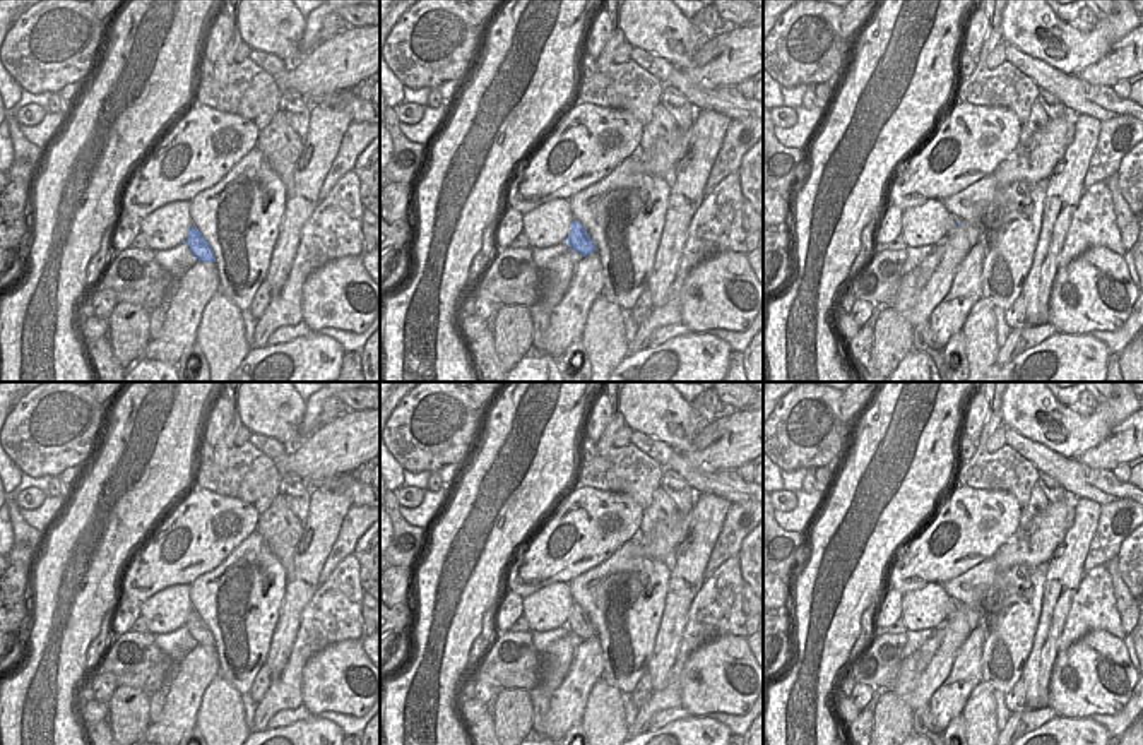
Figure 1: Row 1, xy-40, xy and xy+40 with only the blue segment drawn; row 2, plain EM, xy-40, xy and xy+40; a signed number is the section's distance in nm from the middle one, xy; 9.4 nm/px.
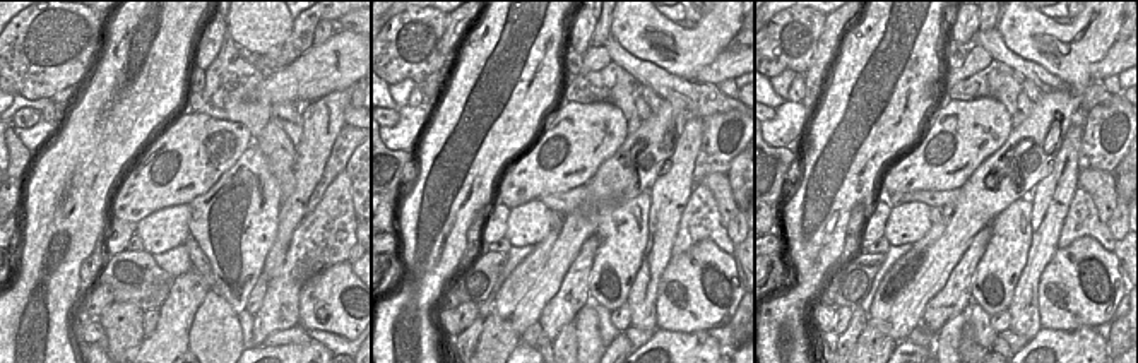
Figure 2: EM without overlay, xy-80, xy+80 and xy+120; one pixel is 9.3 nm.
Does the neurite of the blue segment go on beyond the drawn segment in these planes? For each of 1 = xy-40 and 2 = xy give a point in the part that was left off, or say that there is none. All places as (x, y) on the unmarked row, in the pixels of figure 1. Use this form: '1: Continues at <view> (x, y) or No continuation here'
1: No continuation here
2: No continuation here

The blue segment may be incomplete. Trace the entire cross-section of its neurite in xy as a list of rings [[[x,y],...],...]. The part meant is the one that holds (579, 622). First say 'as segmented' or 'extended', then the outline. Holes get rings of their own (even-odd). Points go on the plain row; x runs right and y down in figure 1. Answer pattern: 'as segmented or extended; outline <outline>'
as segmented; outline [[[580,605],[572,606],[572,613],[566,625],[570,632],[578,635],[582,641],[587,641],[595,635],[595,627],[592,625],[587,613],[580,608]]]

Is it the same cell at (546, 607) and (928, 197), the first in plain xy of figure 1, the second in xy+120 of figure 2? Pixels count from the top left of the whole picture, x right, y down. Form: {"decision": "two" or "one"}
{"decision": "two"}

